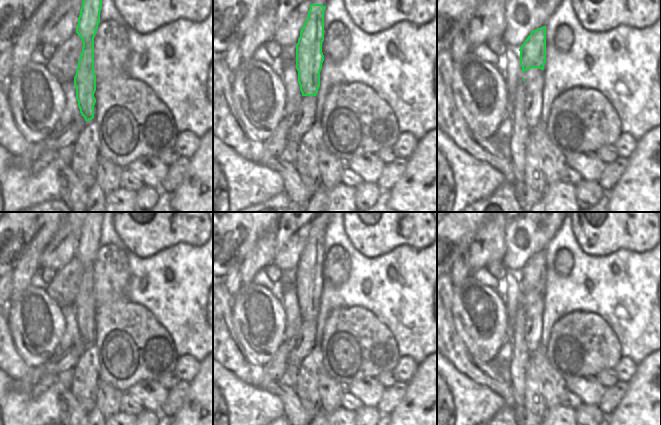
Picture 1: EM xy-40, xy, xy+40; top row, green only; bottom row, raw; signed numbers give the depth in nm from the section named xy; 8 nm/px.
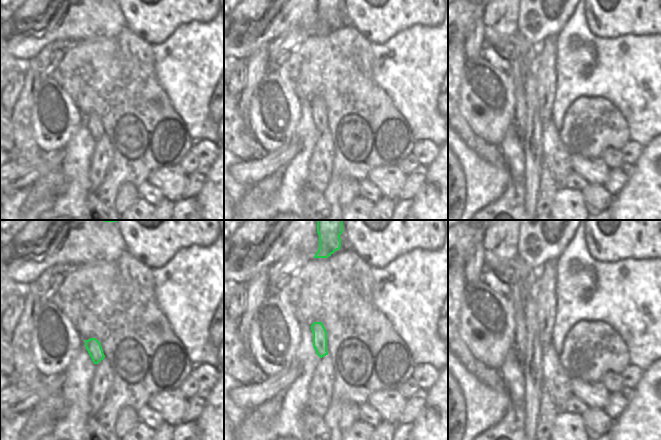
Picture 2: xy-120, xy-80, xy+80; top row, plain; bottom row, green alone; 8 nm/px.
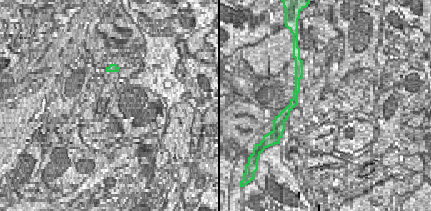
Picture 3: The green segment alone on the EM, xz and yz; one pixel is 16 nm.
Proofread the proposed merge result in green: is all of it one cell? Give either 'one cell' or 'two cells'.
one cell

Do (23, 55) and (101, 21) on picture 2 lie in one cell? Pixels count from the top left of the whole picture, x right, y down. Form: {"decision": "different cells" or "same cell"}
{"decision": "same cell"}

